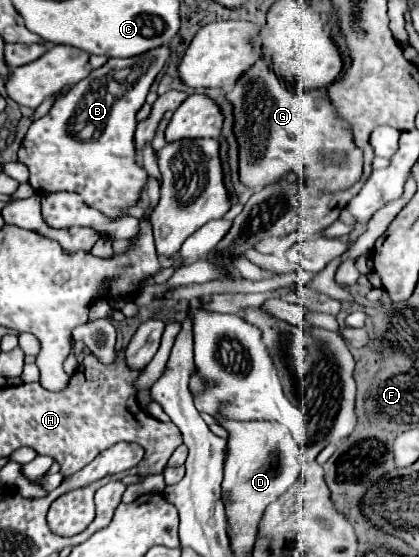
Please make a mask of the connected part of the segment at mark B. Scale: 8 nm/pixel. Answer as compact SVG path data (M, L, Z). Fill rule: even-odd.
M170 45L156 47L136 57L128 59L110 59L104 67L94 69L92 75L76 83L62 99L54 103L48 115L36 119L18 151L18 161L24 163L30 171L30 187L36 193L58 193L72 191L82 195L84 203L108 219L124 217L124 209L136 207L146 189L148 175L138 161L138 153L134 147L134 131L136 131L136 113L146 101L146 95L156 79L156 75L166 65L170 57Z

